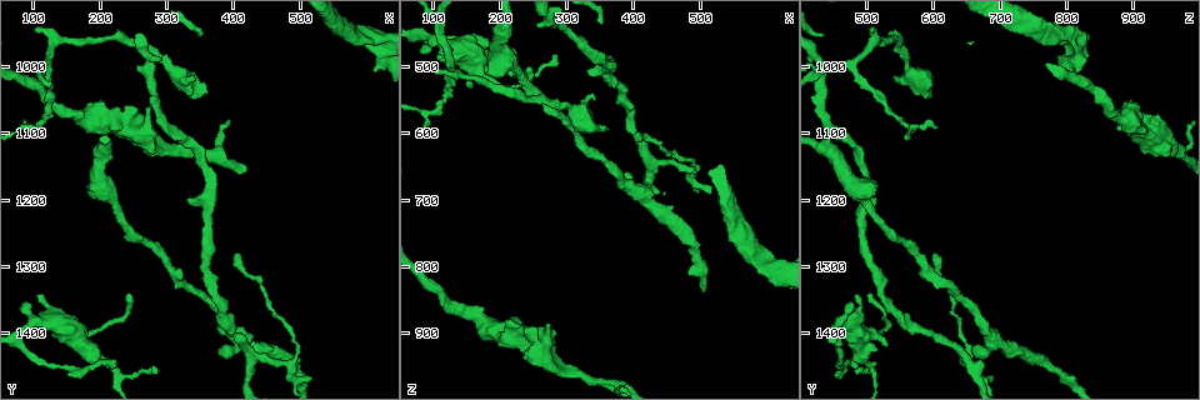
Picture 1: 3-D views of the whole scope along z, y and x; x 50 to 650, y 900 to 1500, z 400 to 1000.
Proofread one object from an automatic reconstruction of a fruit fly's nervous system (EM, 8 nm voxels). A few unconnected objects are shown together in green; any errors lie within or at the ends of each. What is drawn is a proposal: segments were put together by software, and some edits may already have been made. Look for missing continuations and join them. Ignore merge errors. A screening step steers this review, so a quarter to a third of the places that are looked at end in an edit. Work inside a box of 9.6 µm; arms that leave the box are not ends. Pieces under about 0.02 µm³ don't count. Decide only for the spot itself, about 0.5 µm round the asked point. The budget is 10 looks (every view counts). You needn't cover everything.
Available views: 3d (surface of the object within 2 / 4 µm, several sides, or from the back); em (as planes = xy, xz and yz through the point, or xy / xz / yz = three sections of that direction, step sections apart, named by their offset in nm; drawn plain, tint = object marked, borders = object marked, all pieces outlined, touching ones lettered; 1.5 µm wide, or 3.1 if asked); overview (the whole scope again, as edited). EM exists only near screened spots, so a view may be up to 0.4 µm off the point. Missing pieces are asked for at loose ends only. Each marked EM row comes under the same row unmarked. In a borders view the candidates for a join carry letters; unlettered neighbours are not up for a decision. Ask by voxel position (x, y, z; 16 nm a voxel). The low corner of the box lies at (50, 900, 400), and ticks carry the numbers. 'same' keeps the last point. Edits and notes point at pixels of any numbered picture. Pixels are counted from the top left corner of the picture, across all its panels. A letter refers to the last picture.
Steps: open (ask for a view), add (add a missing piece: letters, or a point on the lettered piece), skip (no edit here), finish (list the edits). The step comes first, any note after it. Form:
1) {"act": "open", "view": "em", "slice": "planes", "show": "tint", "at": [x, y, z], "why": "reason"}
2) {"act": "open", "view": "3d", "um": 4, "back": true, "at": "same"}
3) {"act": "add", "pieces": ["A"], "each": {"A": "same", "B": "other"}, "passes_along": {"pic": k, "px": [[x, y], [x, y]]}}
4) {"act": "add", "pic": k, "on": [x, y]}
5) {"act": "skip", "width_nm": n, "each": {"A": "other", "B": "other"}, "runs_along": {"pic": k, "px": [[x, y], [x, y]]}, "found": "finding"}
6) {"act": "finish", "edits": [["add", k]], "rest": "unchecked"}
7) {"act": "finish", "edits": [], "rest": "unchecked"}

{"act": "open", "view": "em", "slice": "yz", "step": 8, "show": "tint", "at": [100, 945, 510], "why": "tapers out"}

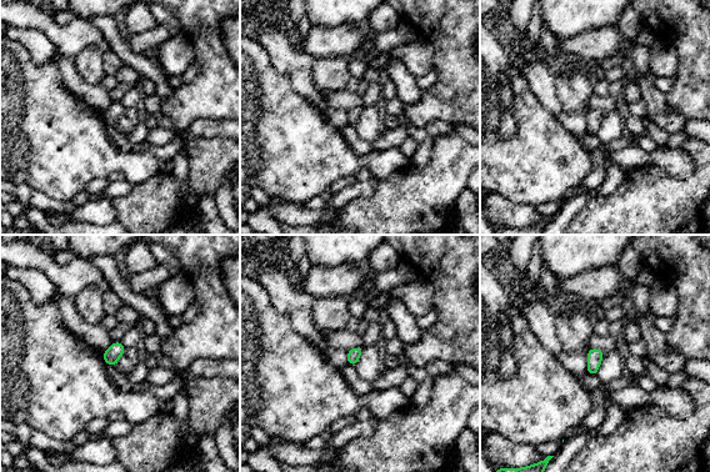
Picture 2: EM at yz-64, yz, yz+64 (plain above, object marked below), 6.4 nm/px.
{"act": "open", "view": "em", "slice": "planes", "show": "borders", "at": "same", "why": "cut it another way"}

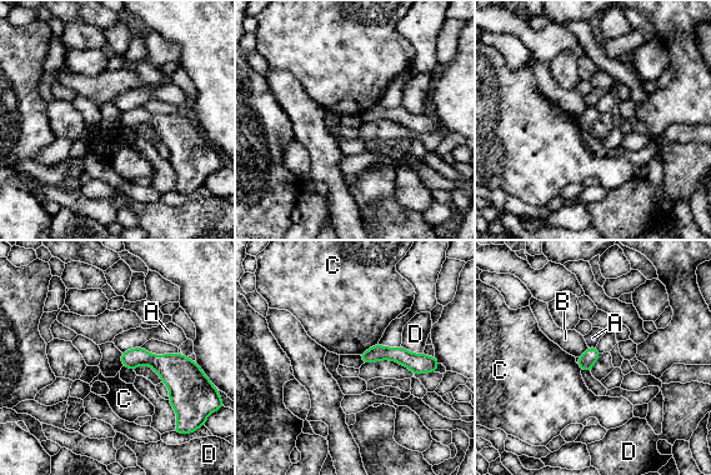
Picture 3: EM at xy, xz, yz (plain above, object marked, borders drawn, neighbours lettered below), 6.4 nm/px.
{"act": "skip", "longest_contact_nm": ["B", 240], "each": {"A": "other", "B": "other", "C": "other", "D": "other"}, "runs_along": {"pic": 3, "px": [[365, 356], [399, 354], [430, 366]]}, "found": "no lettered piece goes on from it"}

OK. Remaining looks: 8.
{"act": "open", "view": "em", "slice": "planes", "show": "tint", "at": [95, 1095, 605], "why": "branch stops here"}

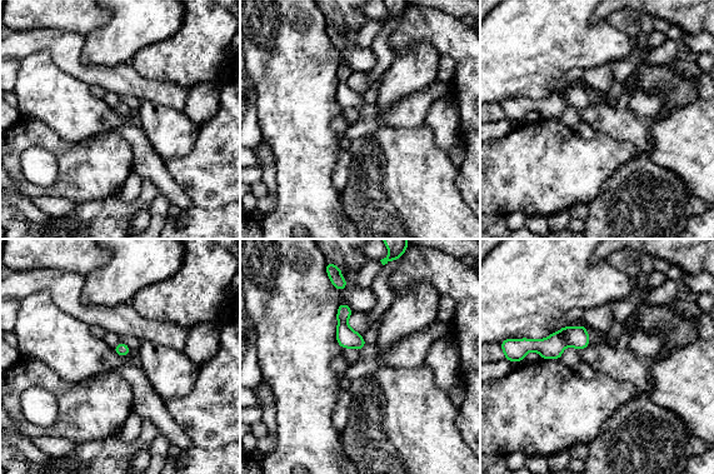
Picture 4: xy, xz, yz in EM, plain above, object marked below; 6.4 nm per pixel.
{"act": "open", "view": "em", "slice": "planes", "show": "borders", "at": "same"}

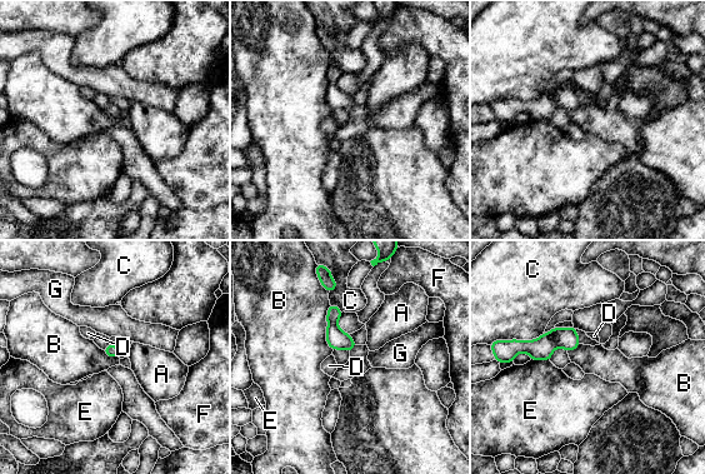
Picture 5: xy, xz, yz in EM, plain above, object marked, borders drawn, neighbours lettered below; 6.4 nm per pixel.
{"act": "skip", "longest_contact_nm": ["B", 300], "each": {"A": "other", "B": "other", "C": "other", "D": "other", "E": "other", "F": "other", "G": "other"}, "runs_along": {"pic": 5, "px": [[575, 339], [518, 349]]}, "found": "none of them fits"}

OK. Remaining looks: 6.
{"act": "open", "view": "3d", "um": 4, "at": [245, 1340, 505], "why": "an open end"}

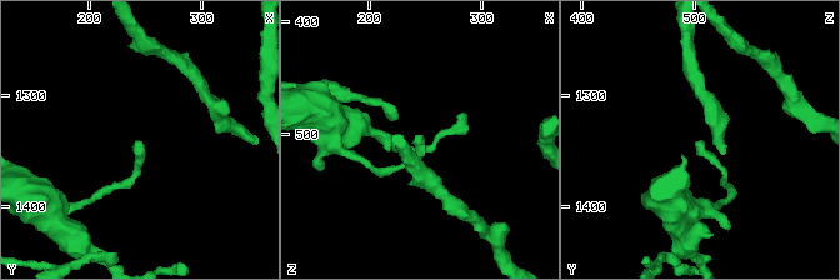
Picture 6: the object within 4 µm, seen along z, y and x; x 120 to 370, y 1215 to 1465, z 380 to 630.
{"act": "open", "view": "em", "slice": "planes", "show": "borders", "at": [244, 1340, 506], "why": "need the tissue"}

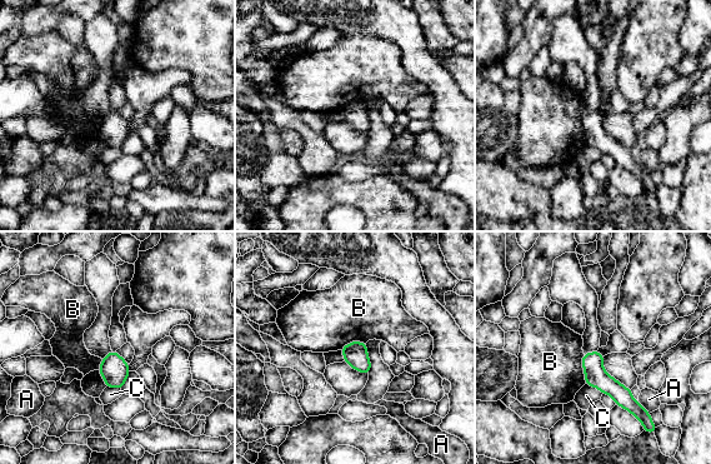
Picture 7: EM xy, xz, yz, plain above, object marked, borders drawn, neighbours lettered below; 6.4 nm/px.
{"act": "skip", "longest_contact_nm": ["B", 190], "each": {"A": "other", "B": "other", "C": "other"}, "border": {"pic": 7, "px": [[582, 354], [585, 383]]}, "found": "no lettered piece goes on from it"}

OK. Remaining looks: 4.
{"act": "open", "view": "3d", "um": 2, "at": [375, 1430, 670], "why": "branch stops here"}

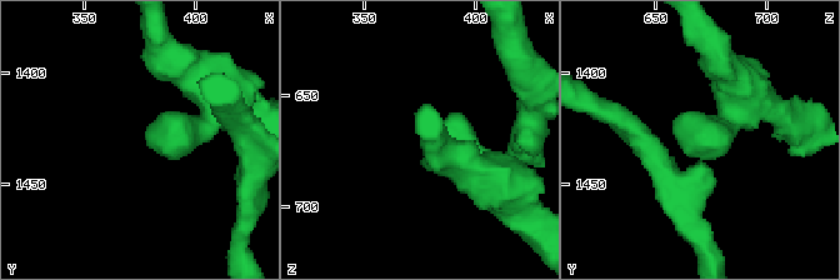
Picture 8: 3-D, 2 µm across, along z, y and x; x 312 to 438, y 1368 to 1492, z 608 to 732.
{"act": "open", "view": "em", "slice": "xz", "step": 8, "show": "borders", "at": [379, 1432, 672], "why": "now the EM"}

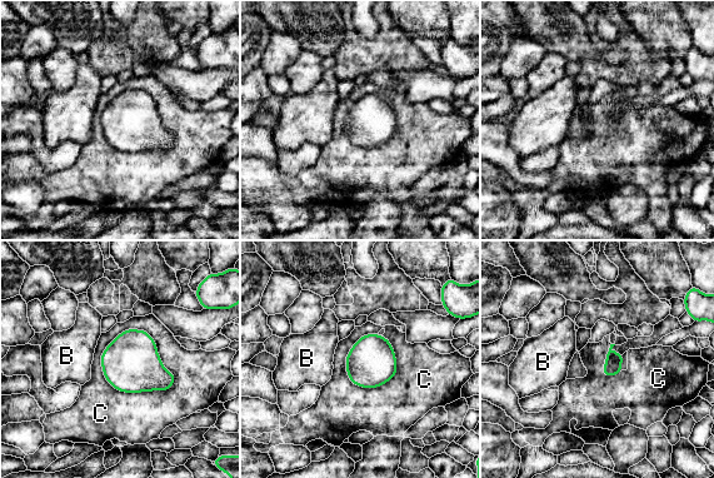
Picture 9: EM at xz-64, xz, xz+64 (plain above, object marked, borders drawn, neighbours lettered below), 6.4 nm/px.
{"act": "open", "view": "em", "slice": "yz", "step": 8, "show": "borders", "at": "same"}

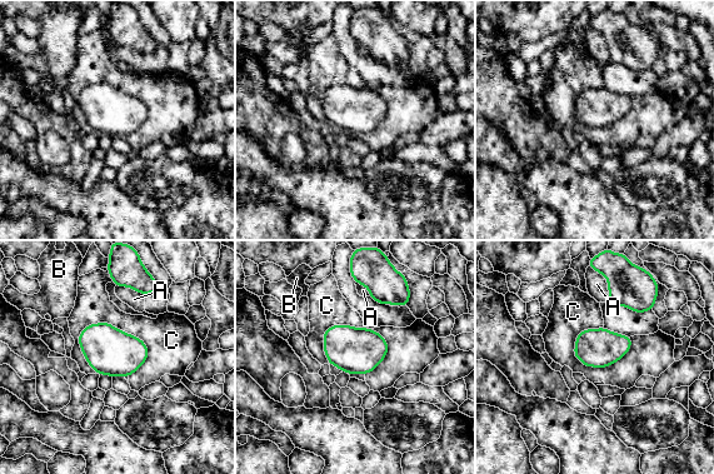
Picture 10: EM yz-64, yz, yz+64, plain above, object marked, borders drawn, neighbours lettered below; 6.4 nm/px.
{"act": "skip", "each": {"A": "other", "B": "other", "C": "other"}, "border": {"pic": 10, "px": [[78, 337], [109, 323], [148, 357]]}, "found": "none of them fits"}

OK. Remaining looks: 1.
{"act": "finish", "edits": [], "rest": "unchecked"}

